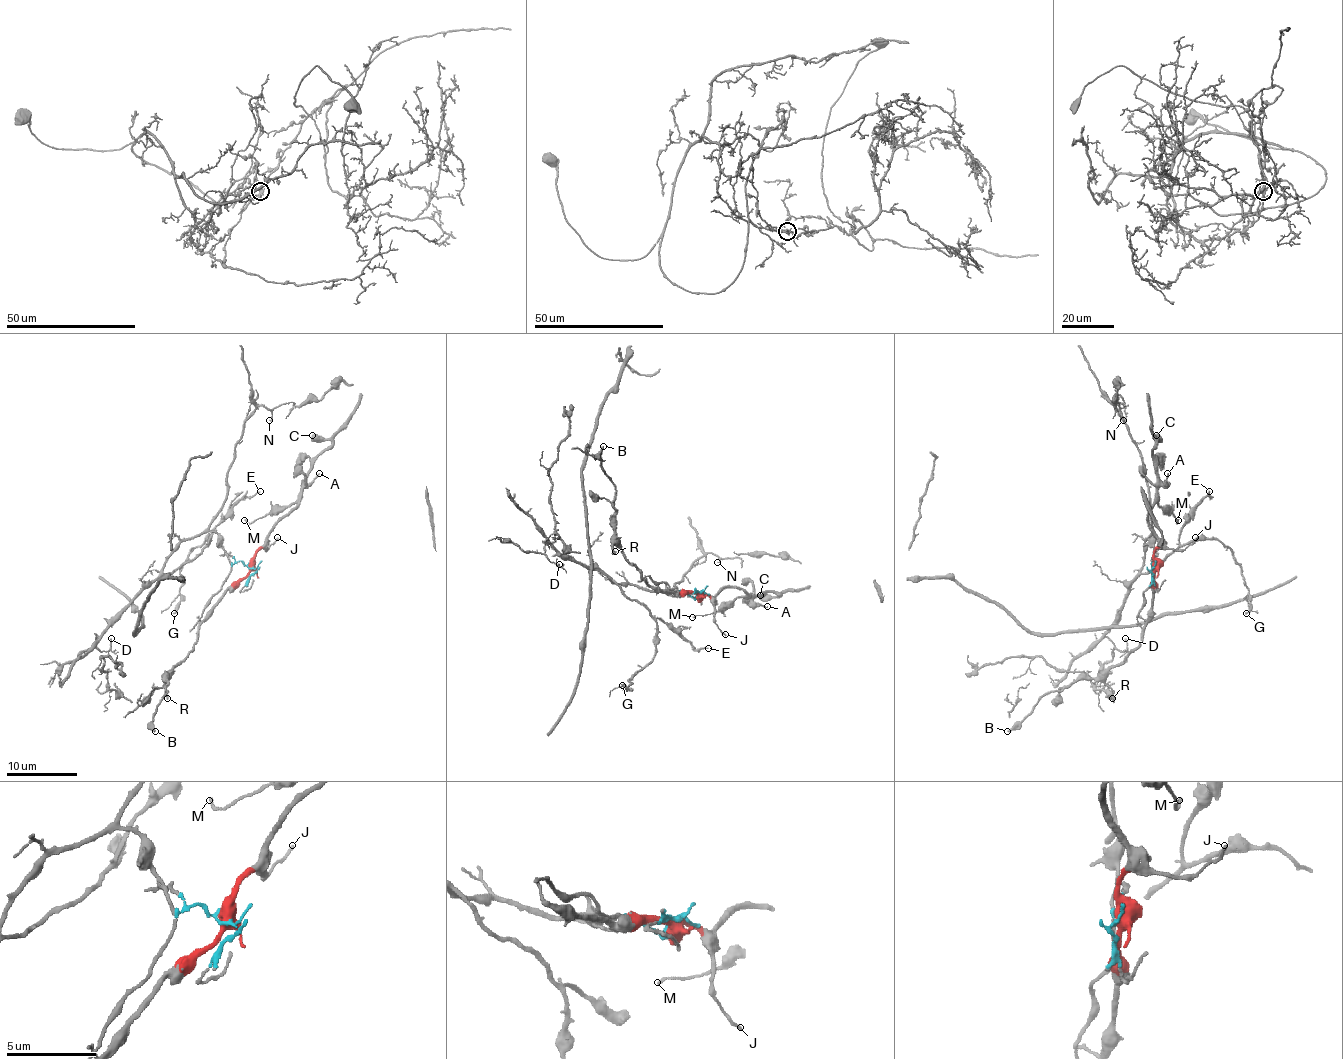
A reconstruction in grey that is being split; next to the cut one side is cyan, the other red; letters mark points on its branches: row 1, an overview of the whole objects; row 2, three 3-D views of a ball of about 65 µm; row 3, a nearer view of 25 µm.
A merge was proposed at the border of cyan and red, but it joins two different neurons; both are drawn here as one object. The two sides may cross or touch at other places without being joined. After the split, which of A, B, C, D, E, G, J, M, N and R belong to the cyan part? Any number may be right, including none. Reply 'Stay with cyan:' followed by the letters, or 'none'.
Stay with cyan: D, E, G, N

